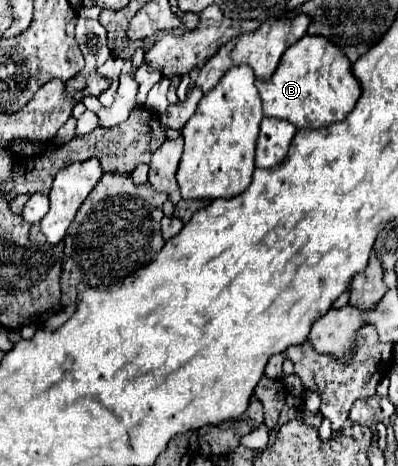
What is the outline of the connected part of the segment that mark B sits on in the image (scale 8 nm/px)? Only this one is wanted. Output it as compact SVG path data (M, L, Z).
M304 35L298 43L288 47L274 75L268 81L256 79L256 87L264 103L264 117L286 119L298 129L322 129L344 121L362 93L360 83L352 75L348 57L328 39L314 35Z

